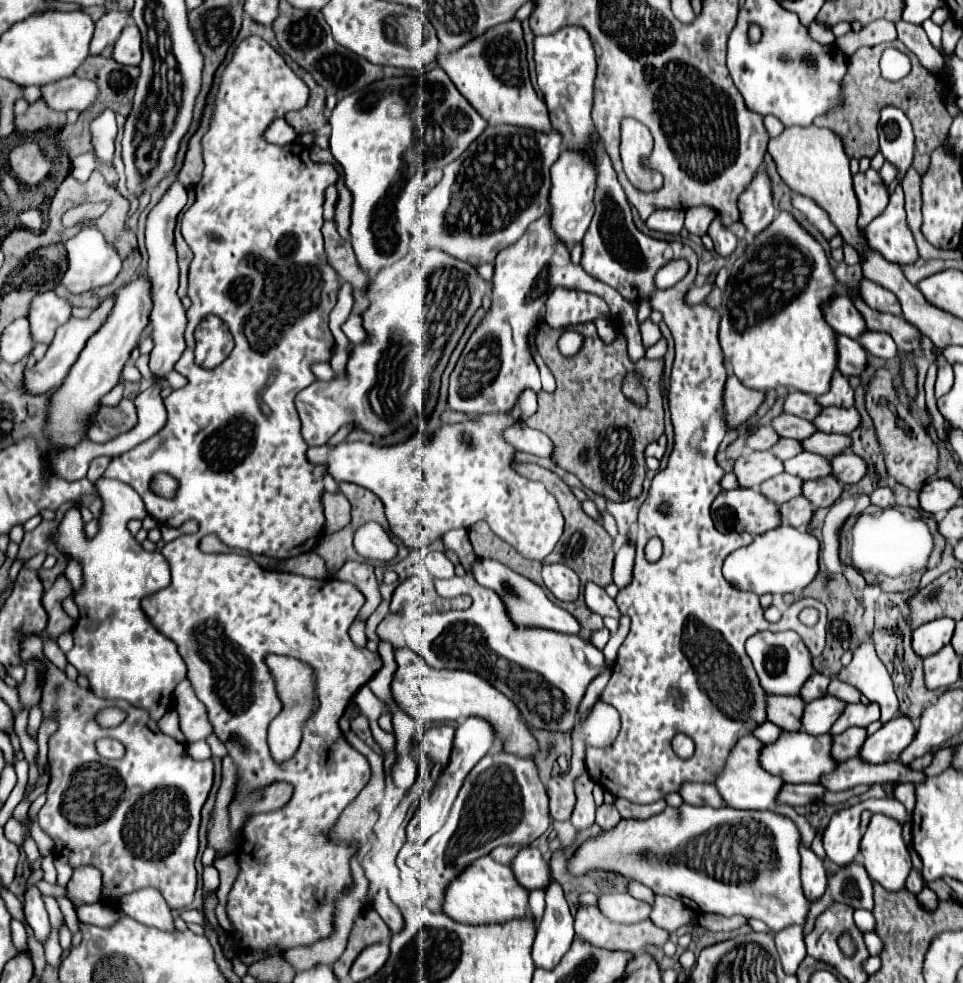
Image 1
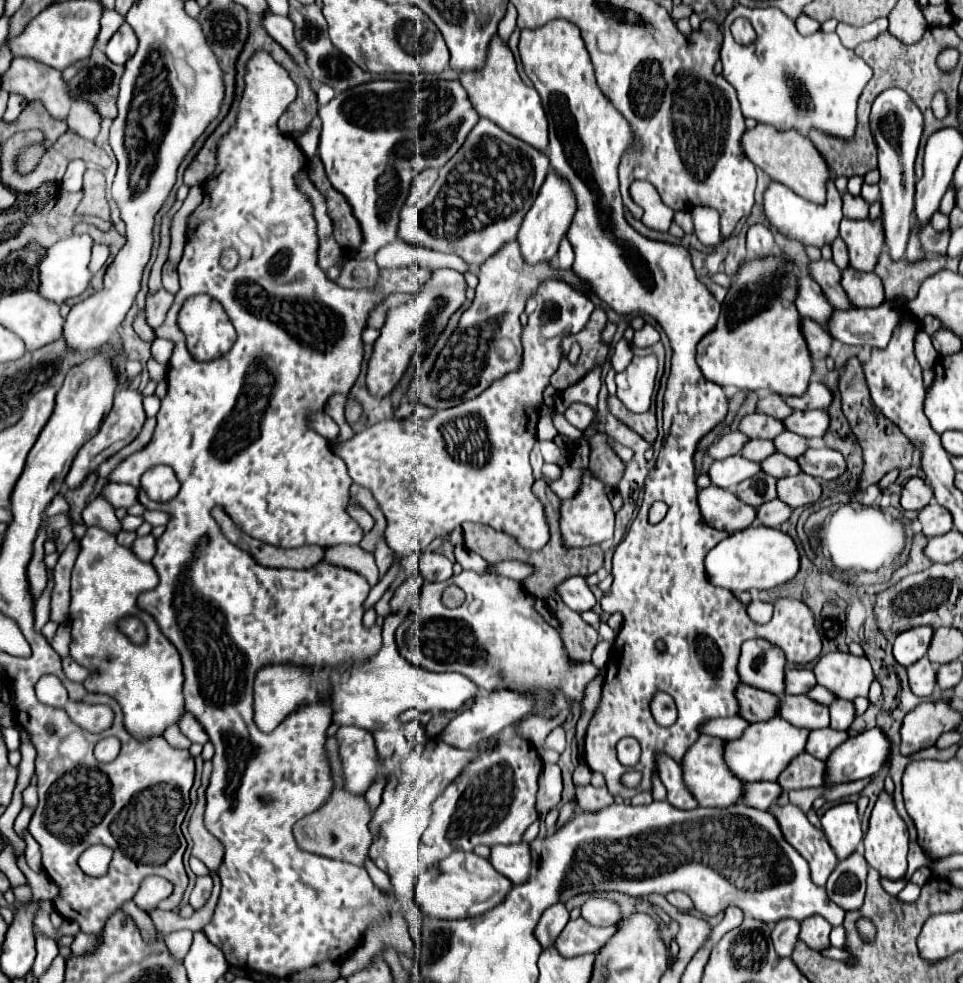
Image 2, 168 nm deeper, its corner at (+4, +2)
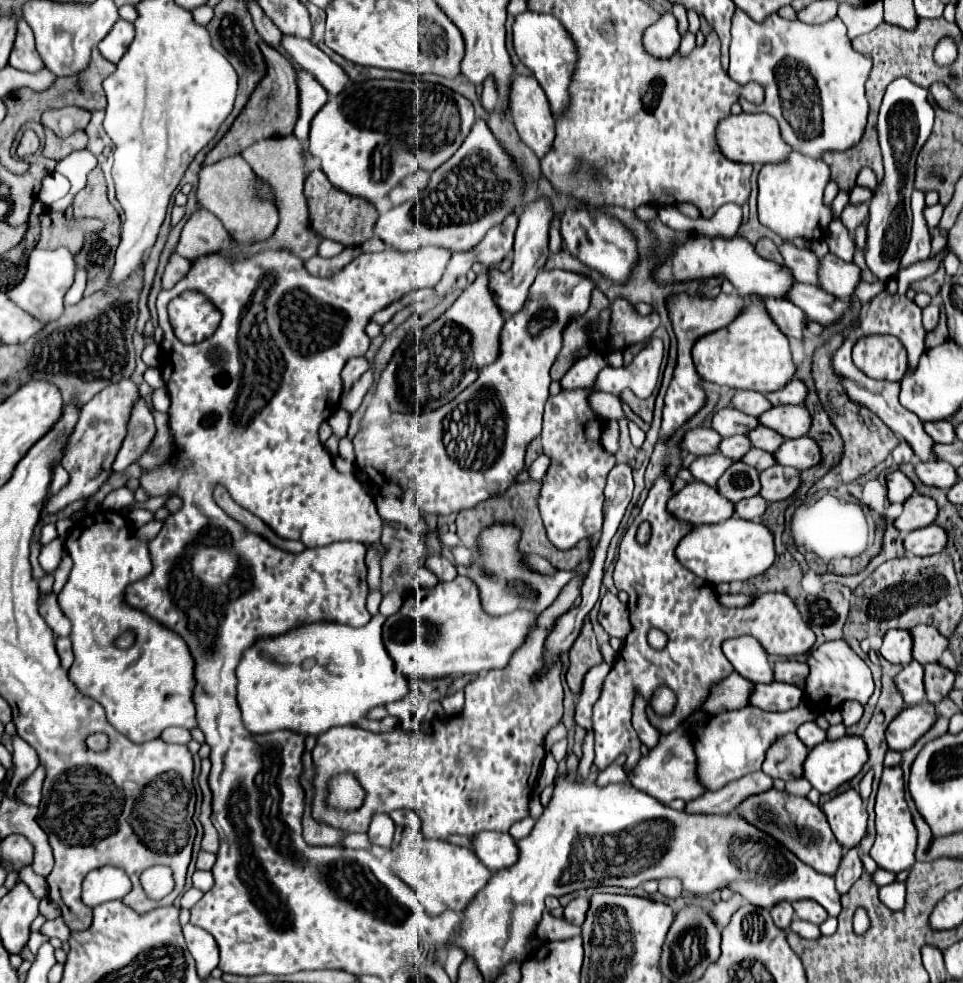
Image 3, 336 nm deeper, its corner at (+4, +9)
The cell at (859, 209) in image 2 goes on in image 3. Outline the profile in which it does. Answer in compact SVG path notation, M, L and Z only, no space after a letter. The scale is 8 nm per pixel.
M847 204L841 212L841 220L849 228L849 232L855 232L855 228L865 222L867 212L869 212L867 204Z

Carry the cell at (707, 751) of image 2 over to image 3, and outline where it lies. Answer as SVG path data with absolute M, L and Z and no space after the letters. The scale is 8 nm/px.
M677 728L677 732L671 732L669 736L661 736L661 744L657 744L657 748L649 752L649 756L641 758L637 772L633 772L629 780L637 790L657 798L663 804L669 804L675 798L691 802L707 792L697 776L697 756L693 750L693 740L683 728Z

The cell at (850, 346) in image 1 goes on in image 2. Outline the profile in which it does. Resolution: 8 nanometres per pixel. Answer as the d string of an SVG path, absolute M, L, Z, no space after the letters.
M801 319L801 333L805 335L805 343L809 347L813 363L825 359L831 347L831 335L825 331L825 327L813 323L813 319Z

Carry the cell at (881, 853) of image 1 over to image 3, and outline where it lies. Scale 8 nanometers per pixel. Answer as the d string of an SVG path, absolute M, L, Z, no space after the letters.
M899 766L883 770L875 800L875 814L876 838L873 848L871 848L871 858L877 862L879 868L895 872L895 874L909 870L915 864L917 830L913 826L913 818L911 818L911 812L905 802L903 772Z

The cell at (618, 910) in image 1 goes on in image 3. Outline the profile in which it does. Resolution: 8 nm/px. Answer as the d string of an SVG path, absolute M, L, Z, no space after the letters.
M575 898L567 904L565 908L565 918L571 922L571 924L577 924L577 926L583 926L585 922L585 916L587 916L587 910L589 910L589 898Z

